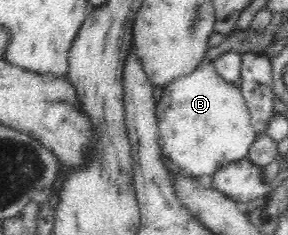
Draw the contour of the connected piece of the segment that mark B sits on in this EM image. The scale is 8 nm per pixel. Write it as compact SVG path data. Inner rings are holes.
M207 56L191 73L167 83L160 101L156 103L156 118L162 155L191 177L213 176L226 164L247 158L257 137L251 127L250 111L240 87L225 81Z

